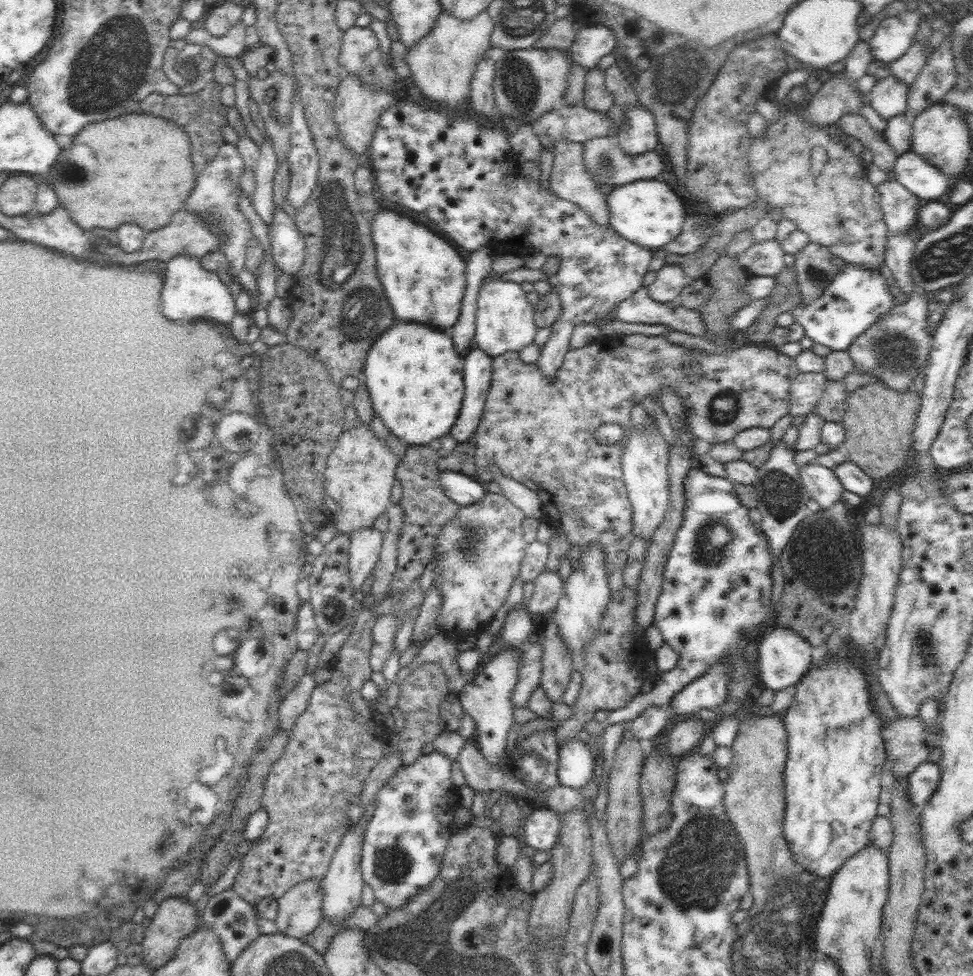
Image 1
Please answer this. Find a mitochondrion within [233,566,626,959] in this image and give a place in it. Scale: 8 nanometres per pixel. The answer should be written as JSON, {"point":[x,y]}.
{"point":[392,863]}

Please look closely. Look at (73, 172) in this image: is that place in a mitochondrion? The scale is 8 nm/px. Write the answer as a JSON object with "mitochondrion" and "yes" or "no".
{"mitochondrion":"yes"}

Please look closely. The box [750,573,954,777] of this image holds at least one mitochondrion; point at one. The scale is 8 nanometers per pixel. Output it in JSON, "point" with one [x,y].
{"point":[925,650]}

